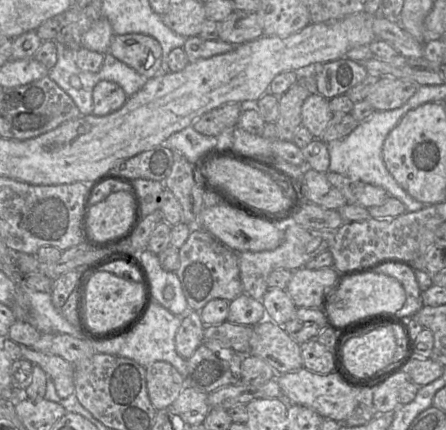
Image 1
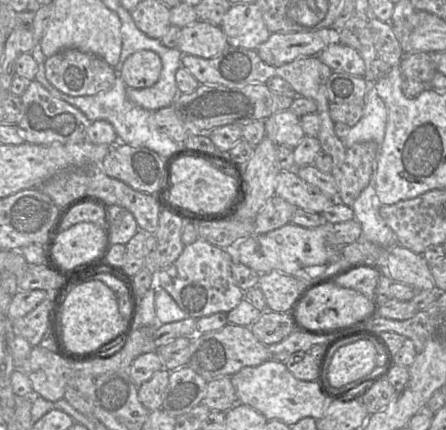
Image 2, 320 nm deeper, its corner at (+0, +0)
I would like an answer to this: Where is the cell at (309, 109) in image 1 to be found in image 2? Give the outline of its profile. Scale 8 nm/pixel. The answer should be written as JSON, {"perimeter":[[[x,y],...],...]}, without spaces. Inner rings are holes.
{"perimeter":[[[290,110],[277,112],[264,121],[265,136],[276,145],[296,147],[305,136],[300,117]]]}

